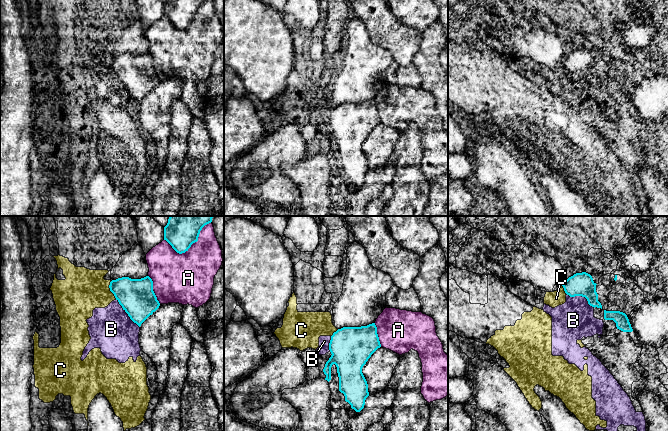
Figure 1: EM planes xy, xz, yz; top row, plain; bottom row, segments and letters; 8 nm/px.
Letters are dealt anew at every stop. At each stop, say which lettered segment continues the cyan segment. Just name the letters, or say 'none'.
none

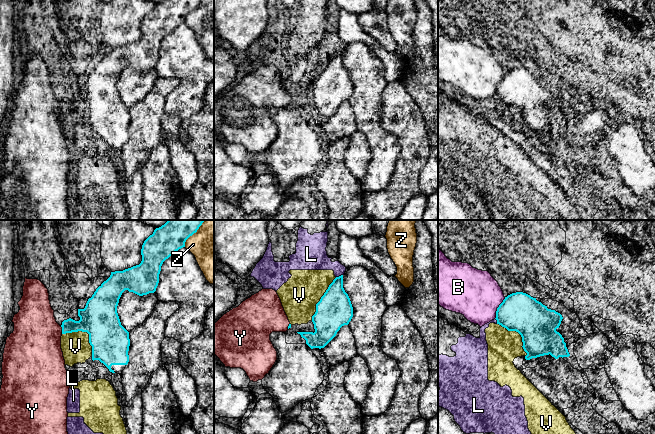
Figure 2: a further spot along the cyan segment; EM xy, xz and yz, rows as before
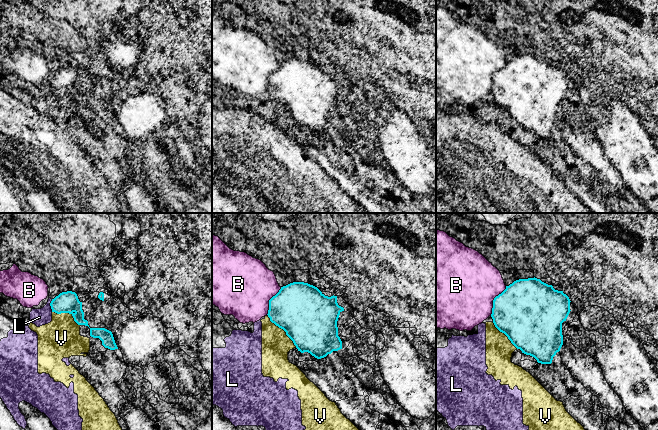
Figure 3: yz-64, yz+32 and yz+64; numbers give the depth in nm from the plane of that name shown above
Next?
none

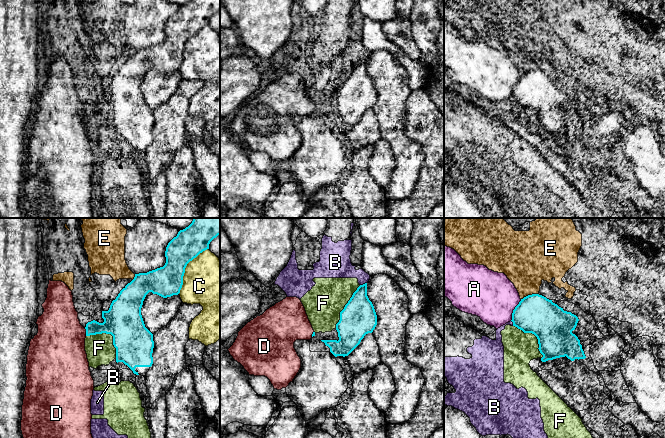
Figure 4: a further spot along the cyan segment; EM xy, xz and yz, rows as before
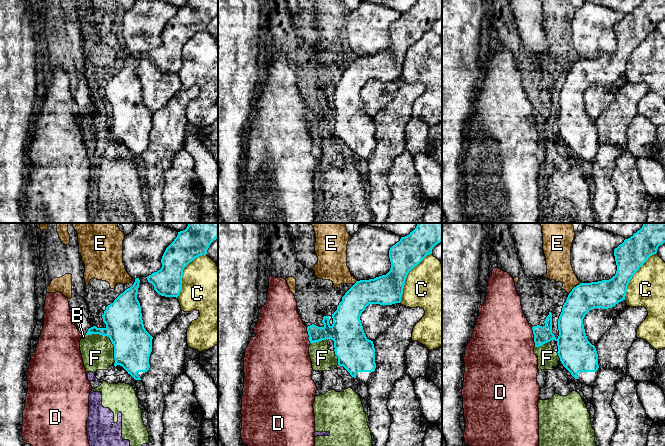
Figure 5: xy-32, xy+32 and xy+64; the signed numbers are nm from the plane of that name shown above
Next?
none

